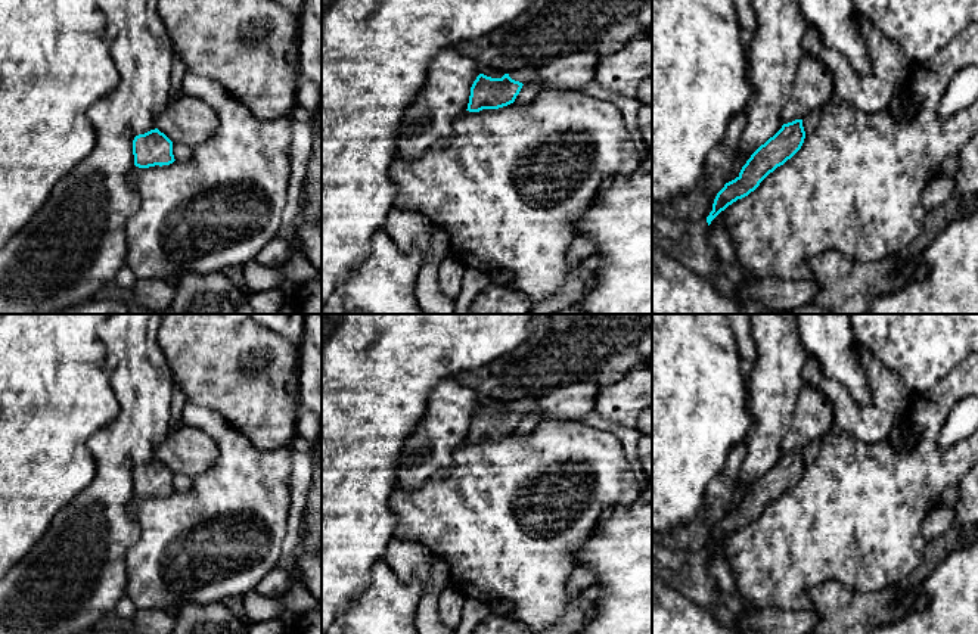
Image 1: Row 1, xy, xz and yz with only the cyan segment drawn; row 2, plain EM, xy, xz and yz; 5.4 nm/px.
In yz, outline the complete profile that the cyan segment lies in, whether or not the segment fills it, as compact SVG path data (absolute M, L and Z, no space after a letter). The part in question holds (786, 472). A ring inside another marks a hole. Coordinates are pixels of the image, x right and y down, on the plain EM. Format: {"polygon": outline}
{"polygon": "M802 450L783 454L773 467L751 485L739 506L726 513L717 523L712 541L707 547L708 556L721 541L748 526L770 503L791 490L801 479L804 469Z"}

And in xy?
{"polygon": "M158 459L139 464L133 470L134 495L149 498L173 494L173 472Z"}

